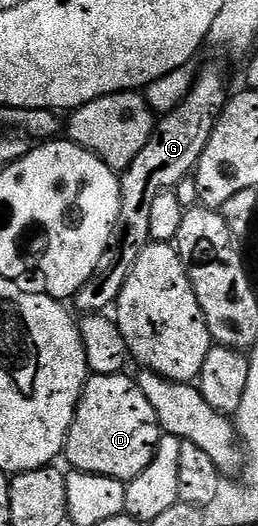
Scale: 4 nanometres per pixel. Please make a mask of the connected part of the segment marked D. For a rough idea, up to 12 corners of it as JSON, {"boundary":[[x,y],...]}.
{"boundary":[[90,374],[72,470],[128,481],[162,434],[132,374]]}

